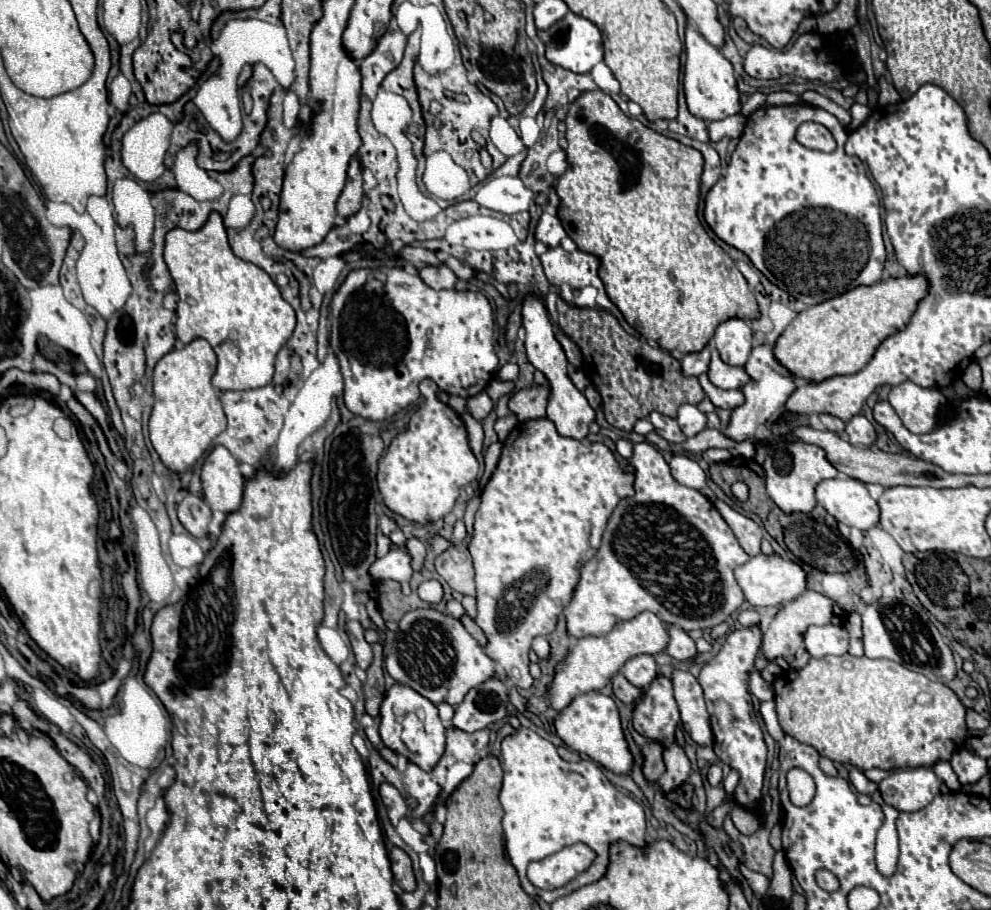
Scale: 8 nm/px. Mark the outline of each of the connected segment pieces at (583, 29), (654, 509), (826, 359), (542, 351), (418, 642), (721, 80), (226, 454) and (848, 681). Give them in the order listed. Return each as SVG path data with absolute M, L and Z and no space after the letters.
M567 12L559 22L555 22L551 28L539 32L541 42L545 44L547 60L551 64L557 64L561 68L567 68L571 72L589 72L597 62L603 60L603 42L601 42L601 32L599 28L573 12Z
M649 442L635 444L631 464L635 466L635 496L623 498L613 510L603 542L597 554L581 566L573 598L565 608L567 634L571 638L605 636L617 622L631 620L645 610L653 612L665 624L683 630L705 630L725 622L745 600L733 578L733 570L745 564L749 556L715 506L701 492L677 484L669 472L669 464Z
M923 276L887 278L875 286L857 286L829 302L799 312L775 342L773 354L791 376L807 382L823 382L837 374L855 374L873 358L877 346L889 334L909 322L917 302L925 294L927 282Z
M527 294L523 298L521 316L523 316L523 328L525 328L525 350L527 350L527 358L529 358L529 362L537 370L541 370L545 374L547 384L551 388L551 392L549 392L549 404L547 404L547 418L555 422L557 432L561 436L569 436L569 438L577 438L577 440L585 438L589 434L589 424L595 420L595 412L589 406L589 402L583 396L583 392L579 392L575 388L575 384L571 382L571 378L569 378L569 362L567 362L567 356L563 352L563 346L555 338L555 326L551 322L551 316L547 312L547 306L541 300L539 294Z
M433 608L413 610L401 618L399 630L389 634L385 668L395 682L413 688L433 704L447 702L451 706L457 706L471 688L495 676L495 662L469 636L463 624Z
M687 24L685 52L687 52L687 60L685 60L683 90L685 90L689 112L707 122L741 114L741 98L739 98L737 80L731 62L713 44L709 44L693 24Z
M215 446L201 468L203 500L211 510L223 514L235 512L241 504L245 478L239 472L239 462L225 446Z
M851 654L811 658L801 670L787 670L773 682L775 704L779 724L785 734L793 736L801 744L813 746L821 756L833 762L851 764L859 770L869 768L913 768L933 766L933 762L949 760L949 756L965 746L965 706L959 702L955 692L941 682L931 682L923 674L911 672L893 660L871 660L855 658Z

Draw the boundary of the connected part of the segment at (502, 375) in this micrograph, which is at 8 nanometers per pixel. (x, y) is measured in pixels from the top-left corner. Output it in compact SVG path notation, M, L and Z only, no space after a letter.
M509 362L509 364L505 364L505 366L499 368L499 372L497 372L495 378L497 380L517 380L519 378L519 366L515 362Z

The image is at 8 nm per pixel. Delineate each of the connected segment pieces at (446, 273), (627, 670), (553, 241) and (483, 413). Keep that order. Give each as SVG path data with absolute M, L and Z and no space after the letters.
M439 264L439 266L425 266L419 270L419 276L421 280L435 288L435 290L443 290L443 288L453 288L455 286L455 280L457 276L445 266L445 264Z
M641 654L625 662L621 674L637 688L649 686L649 682L657 676L657 664L651 654Z
M543 212L539 224L537 224L537 230L535 230L535 236L537 240L545 242L547 246L555 248L561 244L561 240L567 236L561 220L557 214L549 214L549 212Z
M481 392L481 394L477 394L477 396L473 396L473 398L469 398L467 400L467 410L473 414L473 418L475 420L483 420L483 418L487 418L487 414L489 414L489 396L487 396L487 392Z

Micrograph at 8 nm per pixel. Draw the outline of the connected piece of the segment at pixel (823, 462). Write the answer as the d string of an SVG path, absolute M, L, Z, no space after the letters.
M789 440L773 446L765 458L763 464L765 470L765 482L767 482L767 494L771 500L783 510L783 512L811 512L817 504L815 500L815 486L825 478L837 478L839 472L833 468L833 464L827 460L825 452L819 446L801 442L801 440Z

